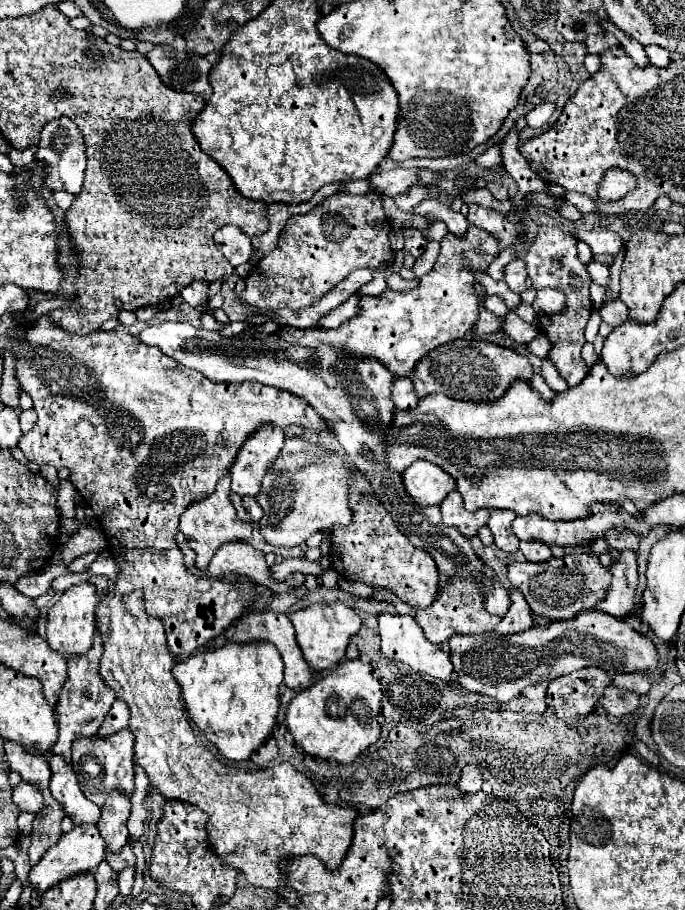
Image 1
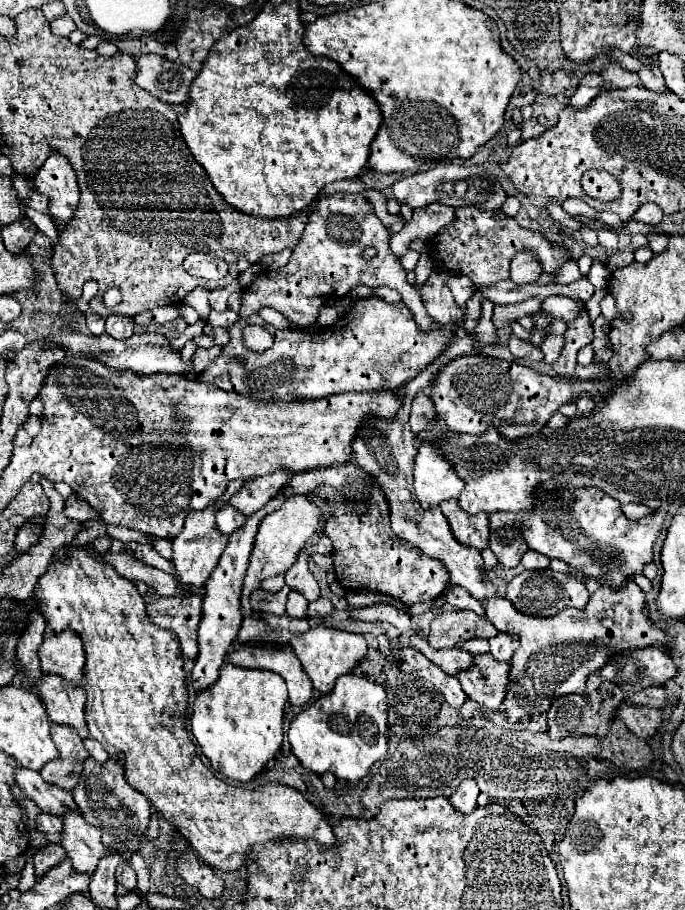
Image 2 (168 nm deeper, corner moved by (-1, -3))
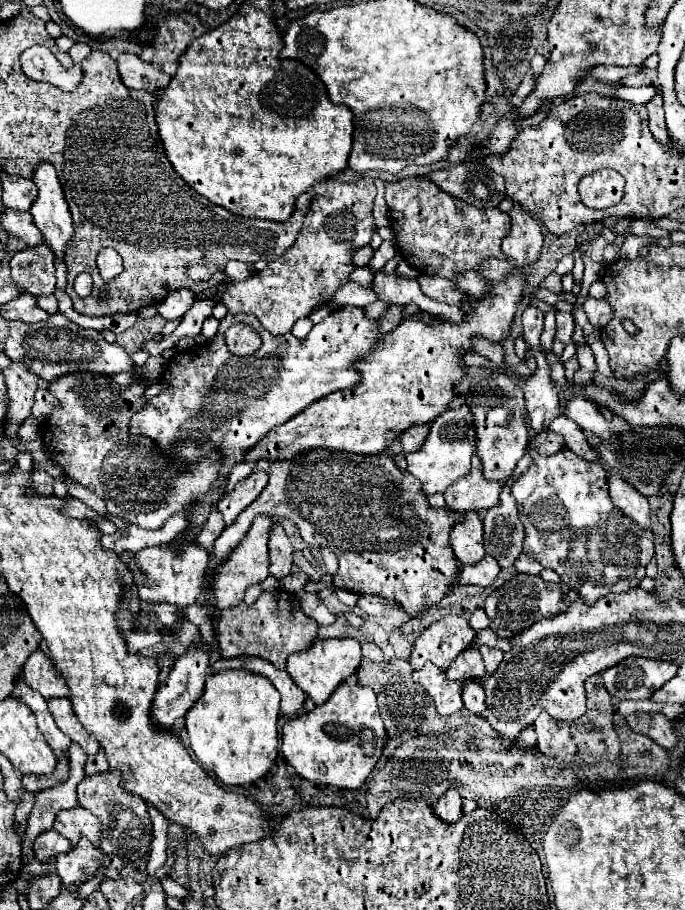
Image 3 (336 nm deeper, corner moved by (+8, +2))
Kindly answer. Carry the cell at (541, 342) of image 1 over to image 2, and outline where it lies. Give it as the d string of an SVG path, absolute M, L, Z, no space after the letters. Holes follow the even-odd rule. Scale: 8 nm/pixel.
M549 335L545 339L545 343L541 345L541 351L545 355L545 363L553 363L559 357L563 345L565 345L565 337L563 335Z

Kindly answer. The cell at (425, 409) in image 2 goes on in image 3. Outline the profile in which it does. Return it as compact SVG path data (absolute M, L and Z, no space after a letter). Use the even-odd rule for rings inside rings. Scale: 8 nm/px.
M414 424L412 428L404 430L402 436L400 436L400 444L402 444L402 452L404 454L410 454L414 450L418 450L428 434L428 428L430 424Z

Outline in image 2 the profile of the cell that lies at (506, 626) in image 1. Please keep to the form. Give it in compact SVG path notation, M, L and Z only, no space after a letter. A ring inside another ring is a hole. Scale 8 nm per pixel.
M501 633L499 637L489 639L489 645L491 645L491 657L495 661L509 661L517 651L517 637L509 637Z

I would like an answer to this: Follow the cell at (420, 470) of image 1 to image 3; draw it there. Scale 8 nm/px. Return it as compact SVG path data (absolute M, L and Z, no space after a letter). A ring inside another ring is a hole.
M462 404L460 408L450 408L448 412L442 412L432 422L430 432L424 444L420 446L420 450L410 452L406 456L408 472L422 482L422 492L426 494L426 498L436 492L444 492L452 482L456 482L458 478L464 478L470 472L470 456L472 456L474 440L476 440L474 418L466 404Z

